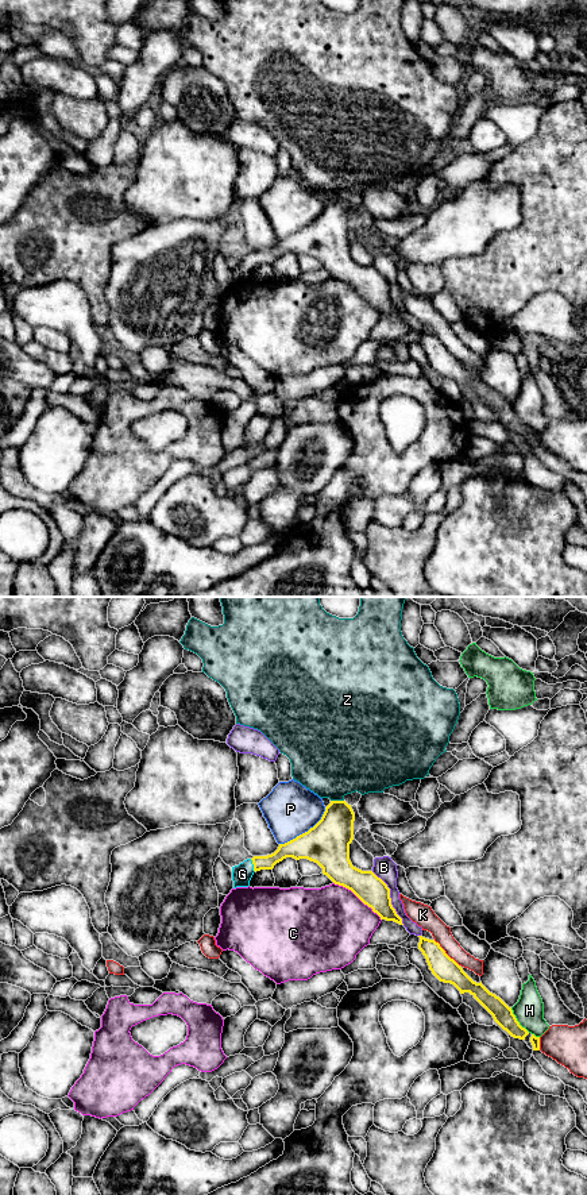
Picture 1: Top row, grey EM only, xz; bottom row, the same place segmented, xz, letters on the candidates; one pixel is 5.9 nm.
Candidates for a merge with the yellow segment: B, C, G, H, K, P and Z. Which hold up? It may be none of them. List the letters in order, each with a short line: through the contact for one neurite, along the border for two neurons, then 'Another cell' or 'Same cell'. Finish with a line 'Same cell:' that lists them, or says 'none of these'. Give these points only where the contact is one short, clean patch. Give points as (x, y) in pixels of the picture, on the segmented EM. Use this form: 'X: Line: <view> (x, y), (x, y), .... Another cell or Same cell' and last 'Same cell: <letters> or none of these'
B: Another cell
C: Another cell
G: Line: xz (292, 848), (254, 866), (242, 874). Same cell
H: Line: xz (510, 1007), (516, 1020), (529, 1032). Another cell
K: Another cell
P: Another cell
Z: Another cell
Same cell: G

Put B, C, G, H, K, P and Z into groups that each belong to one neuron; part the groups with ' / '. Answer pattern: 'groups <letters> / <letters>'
groups B / C / G / H / K / P / Z

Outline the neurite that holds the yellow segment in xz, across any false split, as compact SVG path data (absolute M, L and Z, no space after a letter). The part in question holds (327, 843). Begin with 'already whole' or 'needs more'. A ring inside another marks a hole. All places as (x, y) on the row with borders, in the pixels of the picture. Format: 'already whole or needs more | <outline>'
needs more | M331 801L325 807L321 820L310 828L308 832L297 836L296 839L279 844L278 849L267 856L254 856L247 859L239 866L232 867L233 888L248 887L252 875L260 870L273 870L274 866L286 857L296 860L308 859L317 863L323 868L323 874L327 875L335 884L343 886L351 890L364 905L372 909L381 920L394 921L399 925L402 918L397 914L391 905L390 888L378 878L372 871L362 871L352 866L350 860L350 844L354 840L354 821L355 813L345 801Z

